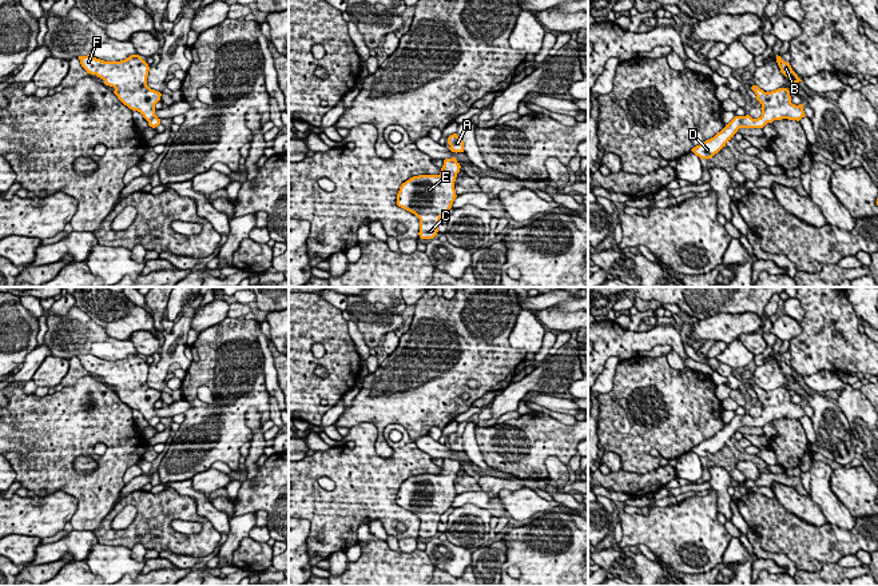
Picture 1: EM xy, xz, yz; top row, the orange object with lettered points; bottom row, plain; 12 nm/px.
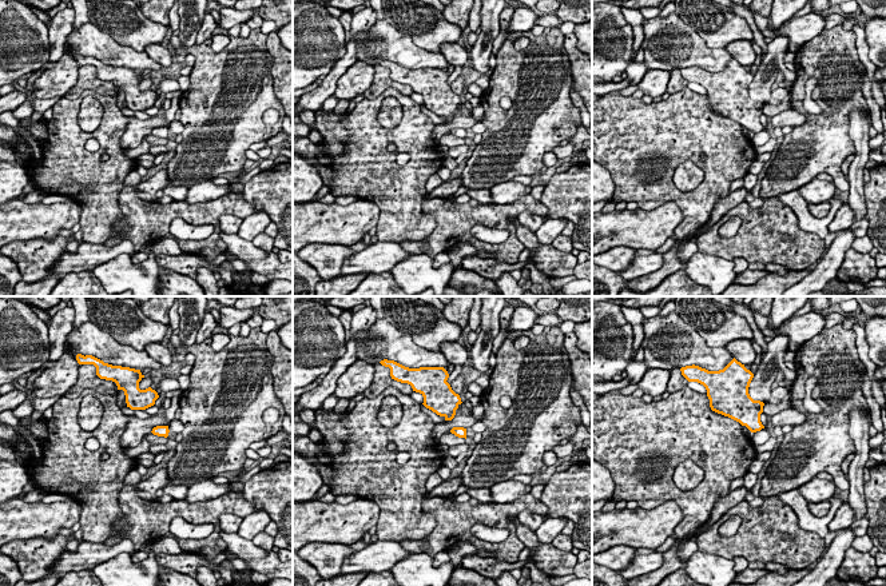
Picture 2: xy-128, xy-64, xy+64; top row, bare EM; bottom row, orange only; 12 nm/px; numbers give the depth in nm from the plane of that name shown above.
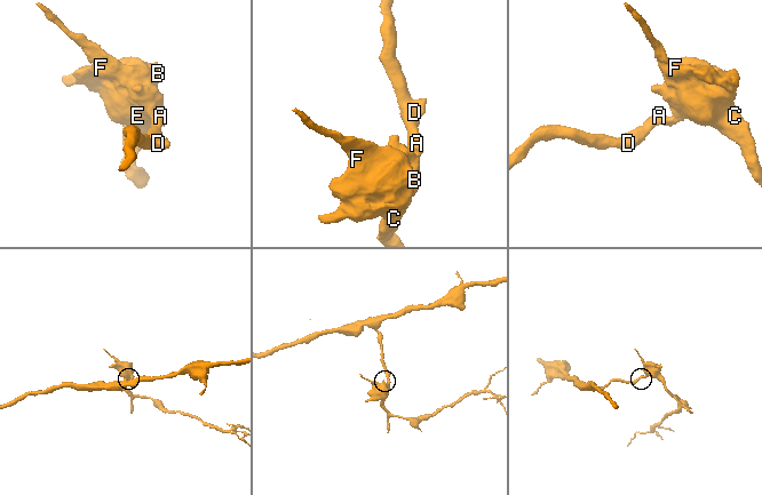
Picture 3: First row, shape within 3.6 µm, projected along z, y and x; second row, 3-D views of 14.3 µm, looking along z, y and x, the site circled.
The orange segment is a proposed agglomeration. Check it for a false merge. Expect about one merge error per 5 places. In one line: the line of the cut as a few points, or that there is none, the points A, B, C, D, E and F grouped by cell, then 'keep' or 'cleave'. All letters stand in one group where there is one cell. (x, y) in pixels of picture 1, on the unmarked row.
cut none; groups A B C D E F; keep

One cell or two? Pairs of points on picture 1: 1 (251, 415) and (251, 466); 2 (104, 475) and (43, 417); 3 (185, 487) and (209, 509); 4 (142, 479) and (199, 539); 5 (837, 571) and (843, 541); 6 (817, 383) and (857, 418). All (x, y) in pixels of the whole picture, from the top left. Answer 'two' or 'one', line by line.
1: one
2: one
3: one
4: two
5: two
6: one

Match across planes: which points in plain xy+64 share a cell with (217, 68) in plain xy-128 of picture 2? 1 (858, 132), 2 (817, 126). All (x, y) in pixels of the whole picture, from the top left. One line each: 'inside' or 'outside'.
1: outside
2: inside

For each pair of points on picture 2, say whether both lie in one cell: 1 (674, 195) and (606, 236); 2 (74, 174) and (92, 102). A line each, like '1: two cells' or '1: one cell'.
1: two cells
2: two cells

